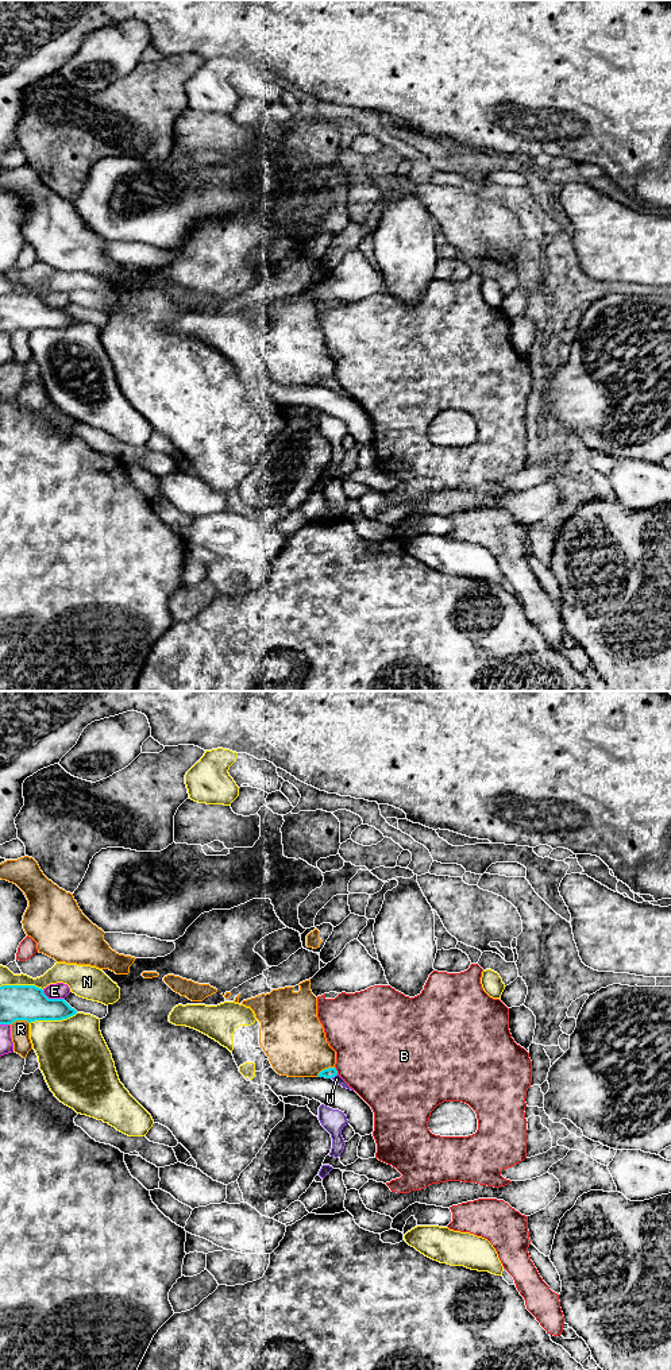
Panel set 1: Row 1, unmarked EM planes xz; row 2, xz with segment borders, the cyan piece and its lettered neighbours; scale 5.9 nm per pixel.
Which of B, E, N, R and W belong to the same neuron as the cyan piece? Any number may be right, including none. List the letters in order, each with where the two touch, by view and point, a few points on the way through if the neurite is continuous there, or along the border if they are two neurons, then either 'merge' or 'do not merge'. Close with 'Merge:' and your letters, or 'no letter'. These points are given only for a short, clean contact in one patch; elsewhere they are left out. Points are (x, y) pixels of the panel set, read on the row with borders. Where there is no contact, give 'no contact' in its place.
B: meets cyan in xz at (336, 1071); do not merge
E: meets cyan in xz at (53, 999); do not merge
N: meets cyan in xz at (53, 1019); do not merge
R: meets cyan in xz at (19, 1019); do not merge
W: meets cyan in xz at (334, 1076); runs through xz (331, 1072), (334, 1076), (336, 1079); merge
Merge: W

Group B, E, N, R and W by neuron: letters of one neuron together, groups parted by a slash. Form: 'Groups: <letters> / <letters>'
Groups: B / E / N / R / W

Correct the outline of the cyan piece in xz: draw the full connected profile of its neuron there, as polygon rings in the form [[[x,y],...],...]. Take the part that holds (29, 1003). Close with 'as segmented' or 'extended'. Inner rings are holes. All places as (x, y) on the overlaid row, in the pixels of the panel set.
[[[35,985],[0,987],[0,1024],[12,1024],[16,1020],[62,1020],[76,1014],[65,999],[49,999]]]; as segmented

